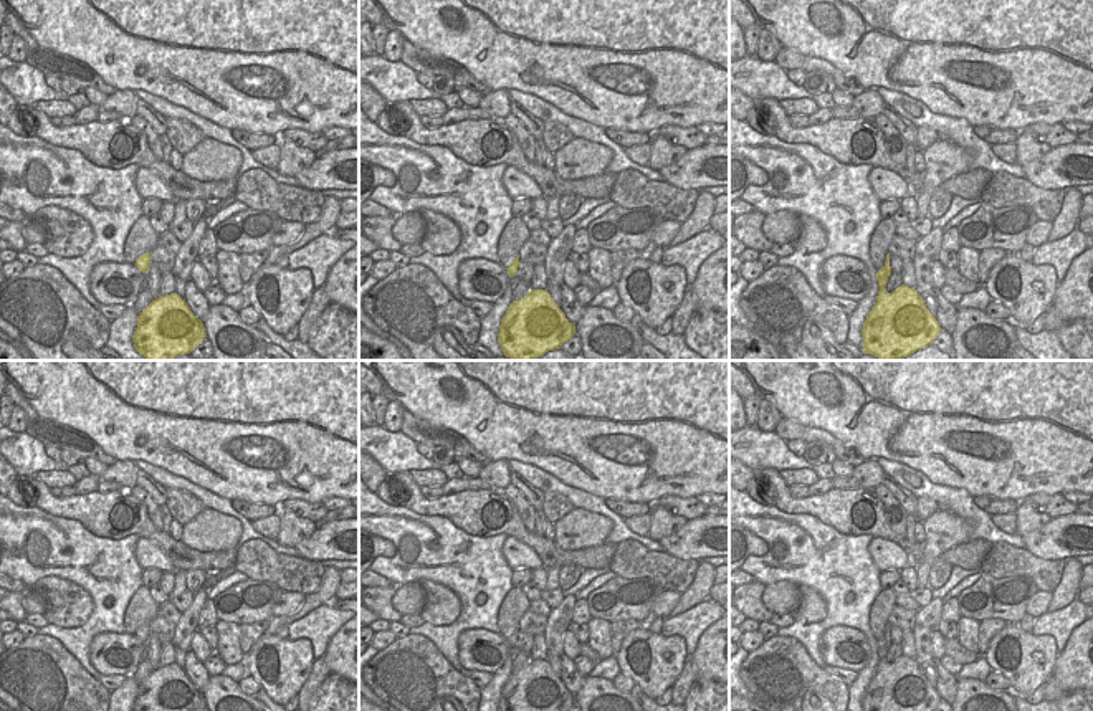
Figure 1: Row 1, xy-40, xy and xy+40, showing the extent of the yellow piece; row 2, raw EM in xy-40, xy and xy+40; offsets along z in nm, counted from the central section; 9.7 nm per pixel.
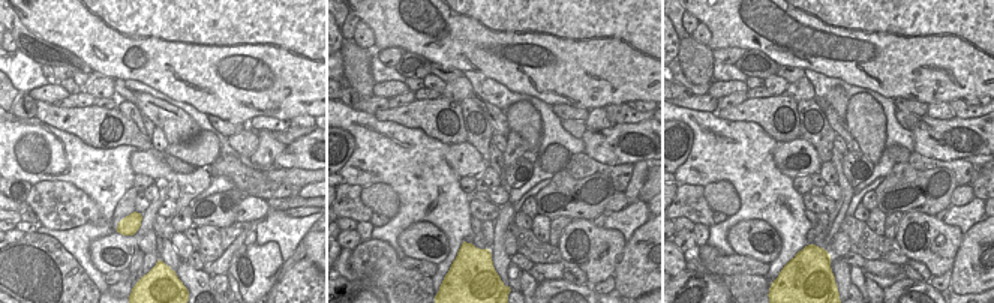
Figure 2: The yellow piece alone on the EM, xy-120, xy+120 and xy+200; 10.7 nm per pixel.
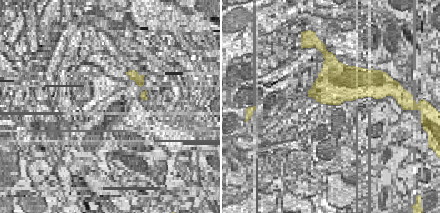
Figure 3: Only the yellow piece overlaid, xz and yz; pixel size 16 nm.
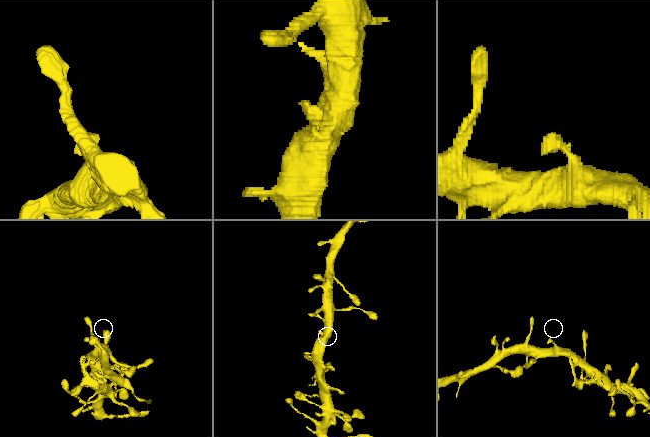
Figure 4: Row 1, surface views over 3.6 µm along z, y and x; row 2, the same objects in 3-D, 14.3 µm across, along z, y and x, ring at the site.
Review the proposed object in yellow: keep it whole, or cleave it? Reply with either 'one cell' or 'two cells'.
one cell

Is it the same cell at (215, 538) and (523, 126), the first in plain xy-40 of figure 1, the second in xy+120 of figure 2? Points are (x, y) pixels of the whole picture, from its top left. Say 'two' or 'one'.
two

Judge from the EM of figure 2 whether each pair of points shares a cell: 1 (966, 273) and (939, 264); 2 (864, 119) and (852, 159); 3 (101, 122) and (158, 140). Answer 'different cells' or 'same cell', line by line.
1: different cells
2: different cells
3: different cells

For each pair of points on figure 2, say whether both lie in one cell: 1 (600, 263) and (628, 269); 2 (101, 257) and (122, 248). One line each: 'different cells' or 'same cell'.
1: different cells
2: same cell

